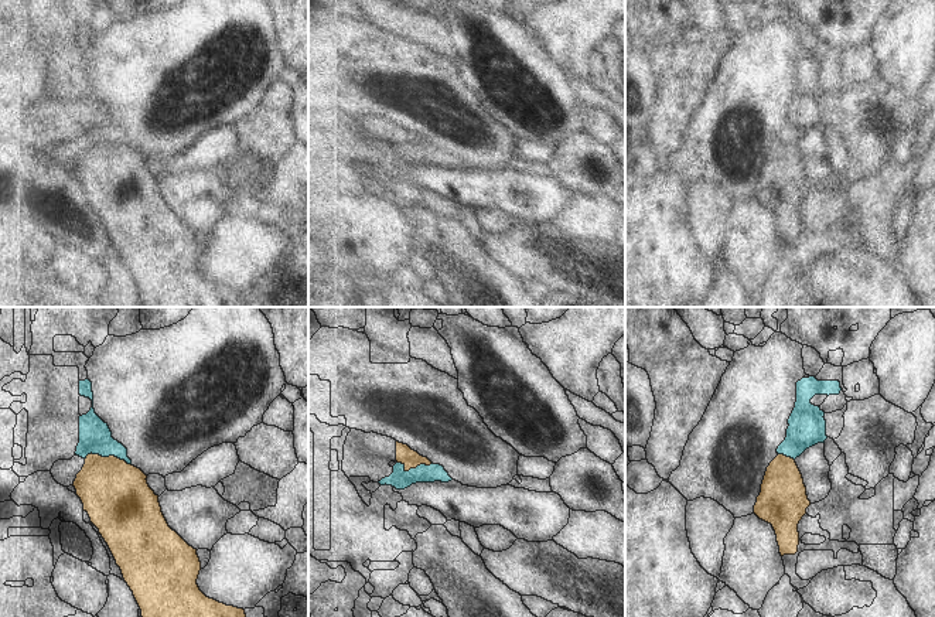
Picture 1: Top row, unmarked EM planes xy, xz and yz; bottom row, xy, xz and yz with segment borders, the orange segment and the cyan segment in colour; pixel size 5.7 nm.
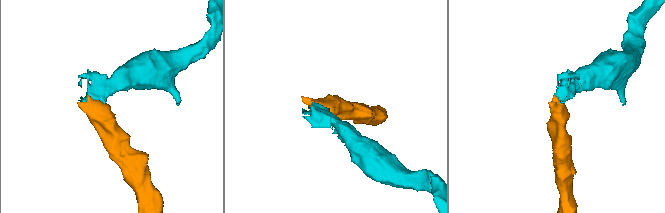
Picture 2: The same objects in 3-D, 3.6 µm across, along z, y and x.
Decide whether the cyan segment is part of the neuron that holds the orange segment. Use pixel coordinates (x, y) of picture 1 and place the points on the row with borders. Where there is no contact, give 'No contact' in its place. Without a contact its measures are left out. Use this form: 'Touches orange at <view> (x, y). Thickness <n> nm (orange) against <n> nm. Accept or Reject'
Touches orange at xy (109, 456). Thickness 380 nm (orange) against 190 nm. Reject.

